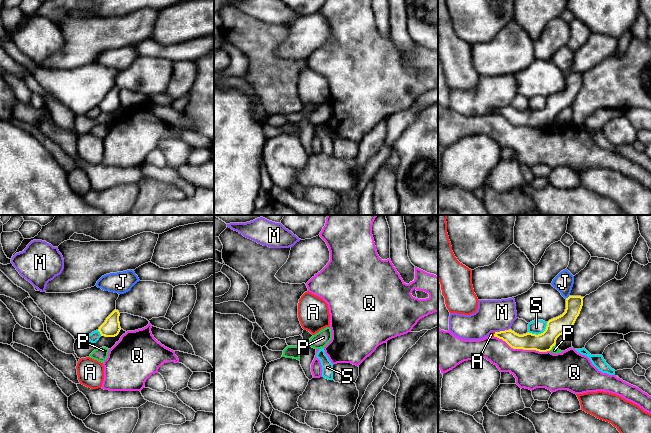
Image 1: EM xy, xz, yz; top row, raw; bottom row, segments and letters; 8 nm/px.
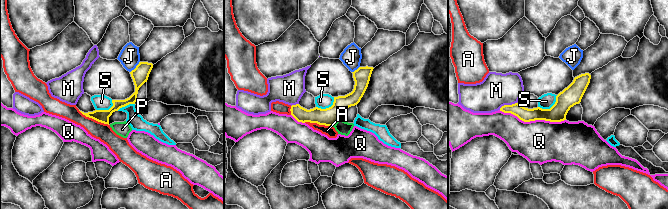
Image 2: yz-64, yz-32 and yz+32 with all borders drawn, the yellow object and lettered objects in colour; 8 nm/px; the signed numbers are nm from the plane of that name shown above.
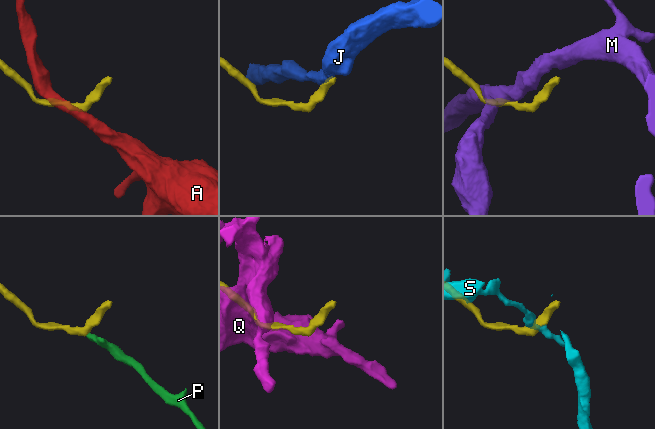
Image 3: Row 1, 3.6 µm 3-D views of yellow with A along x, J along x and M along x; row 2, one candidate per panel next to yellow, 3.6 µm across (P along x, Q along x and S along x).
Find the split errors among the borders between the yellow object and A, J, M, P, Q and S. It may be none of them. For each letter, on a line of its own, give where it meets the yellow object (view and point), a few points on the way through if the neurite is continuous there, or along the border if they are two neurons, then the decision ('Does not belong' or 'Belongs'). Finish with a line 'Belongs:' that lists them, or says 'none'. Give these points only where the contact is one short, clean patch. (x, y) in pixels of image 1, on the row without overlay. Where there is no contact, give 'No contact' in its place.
A: Touches yellow at yz (494, 110). Boundary: yz (495, 108), (493, 112). Does not belong
J: Touches yellow at yz (568, 73). Boundary: yz (569, 72), (565, 74). Does not belong
M: Touches yellow at yz (502, 107). Does not belong
P: Touches yellow at yz (552, 122). Boundary: yz (555, 121), (549, 126). Does not belong
Q: Touches yellow at yz (522, 124). Does not belong
S: Touches yellow at yz (541, 109). Boundary: yz (547, 98), (546, 104), (542, 108), (538, 110), (528, 108). Does not belong
Belongs: none

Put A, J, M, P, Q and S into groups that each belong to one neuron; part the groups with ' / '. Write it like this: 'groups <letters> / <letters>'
groups A / J / M / P / Q / S

